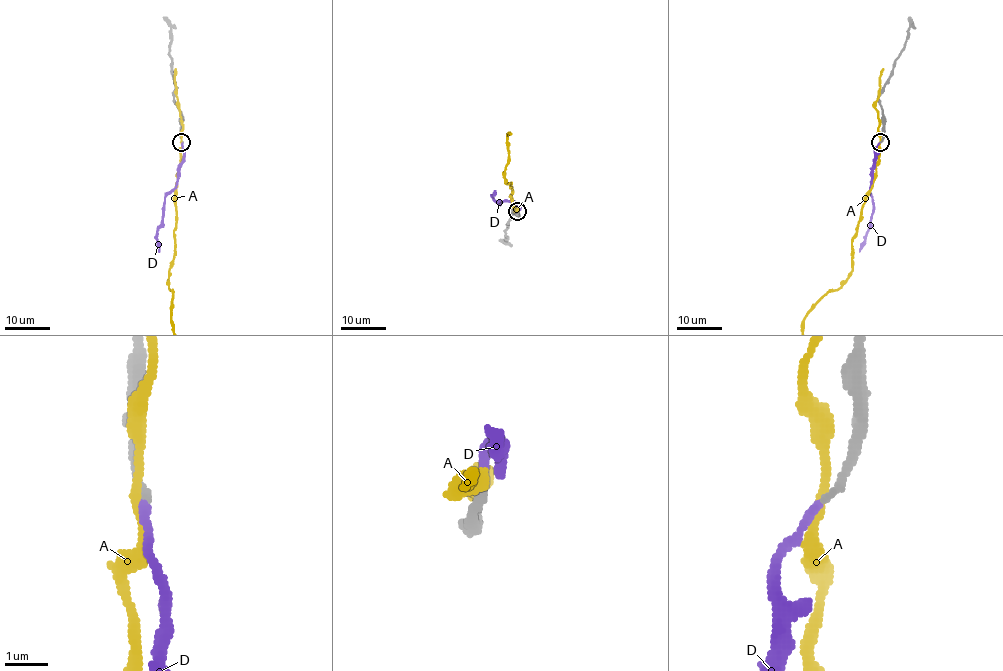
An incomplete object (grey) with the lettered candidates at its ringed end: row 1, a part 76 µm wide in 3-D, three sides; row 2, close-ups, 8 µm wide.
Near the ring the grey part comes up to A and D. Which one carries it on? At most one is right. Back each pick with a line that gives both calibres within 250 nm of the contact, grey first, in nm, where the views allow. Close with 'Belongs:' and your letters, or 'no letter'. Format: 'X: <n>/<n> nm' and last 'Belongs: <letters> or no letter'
D: 200/180 nm
Belongs: D

